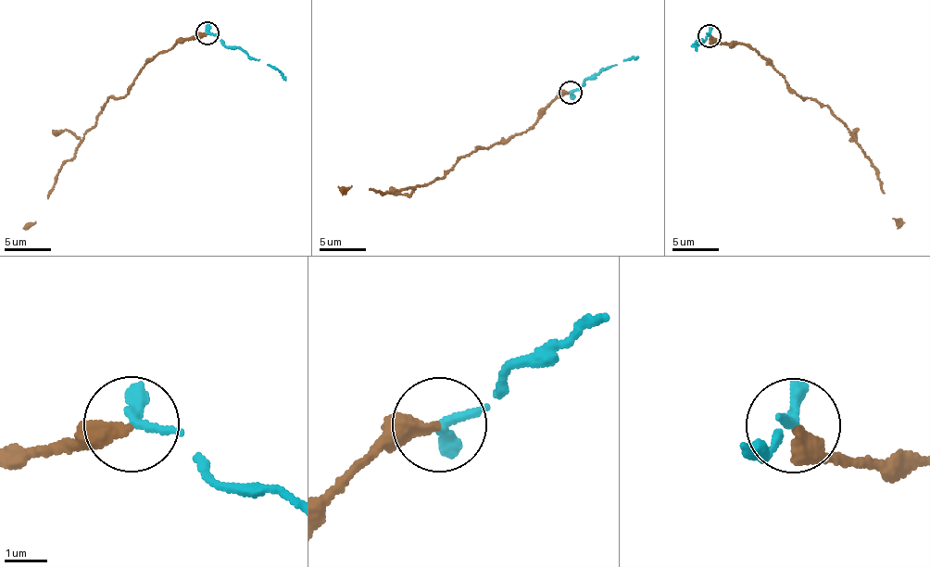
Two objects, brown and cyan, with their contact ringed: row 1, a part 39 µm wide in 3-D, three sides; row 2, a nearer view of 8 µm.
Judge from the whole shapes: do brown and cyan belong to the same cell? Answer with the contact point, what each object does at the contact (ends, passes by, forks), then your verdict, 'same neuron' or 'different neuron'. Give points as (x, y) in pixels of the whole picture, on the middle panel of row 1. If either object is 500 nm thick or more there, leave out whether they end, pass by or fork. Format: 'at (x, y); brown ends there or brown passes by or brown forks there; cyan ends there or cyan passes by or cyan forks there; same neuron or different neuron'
at (570, 92); brown ends there; cyan ends there; different neuron

